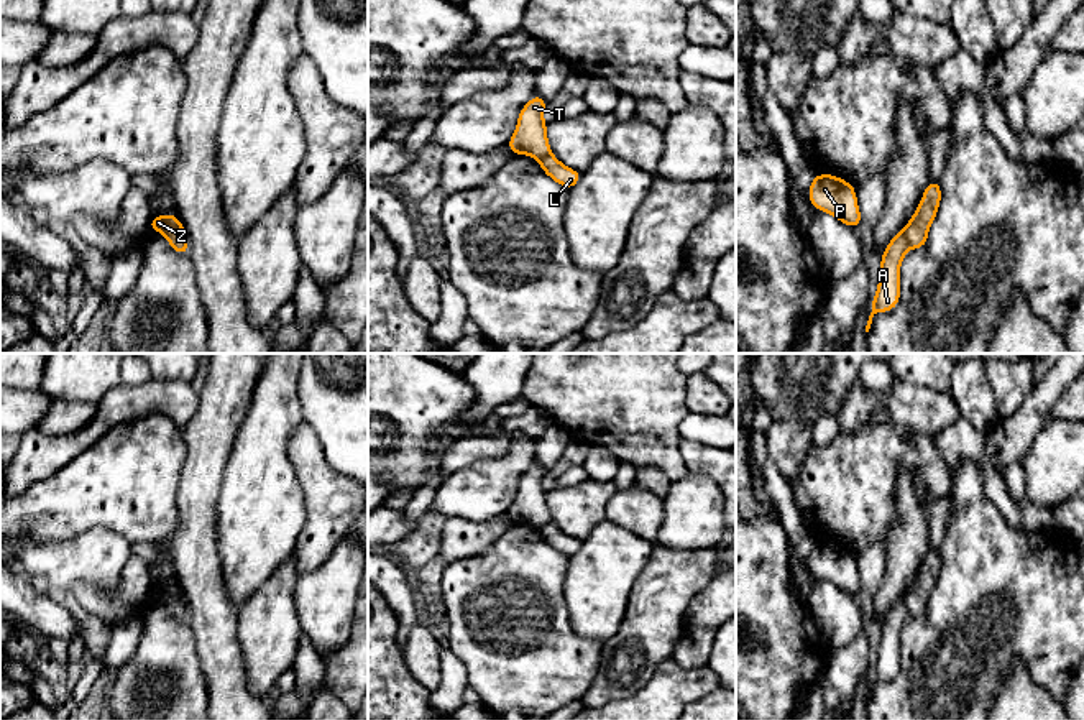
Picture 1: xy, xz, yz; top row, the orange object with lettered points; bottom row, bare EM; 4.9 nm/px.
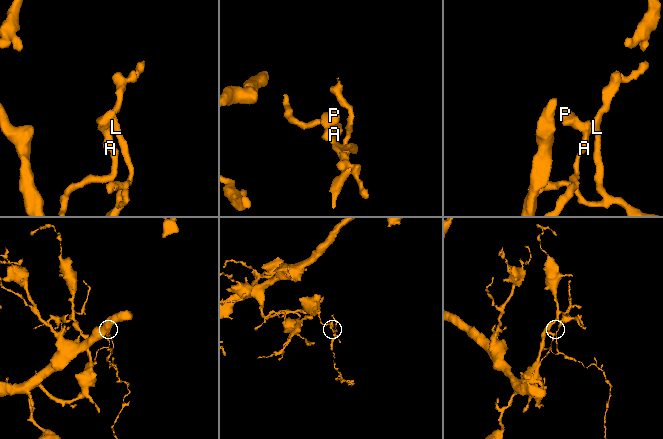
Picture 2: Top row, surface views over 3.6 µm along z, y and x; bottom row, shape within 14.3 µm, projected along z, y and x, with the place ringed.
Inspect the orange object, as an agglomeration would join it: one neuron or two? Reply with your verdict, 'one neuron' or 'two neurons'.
two neurons

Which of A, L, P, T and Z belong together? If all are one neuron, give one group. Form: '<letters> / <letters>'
A P T Z / L

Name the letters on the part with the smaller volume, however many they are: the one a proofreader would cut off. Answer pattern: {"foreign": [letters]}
{"foreign": ["L"]}

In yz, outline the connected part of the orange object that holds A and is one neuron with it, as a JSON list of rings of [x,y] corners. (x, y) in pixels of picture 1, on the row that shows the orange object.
[[[905,228],[900,230],[885,247],[884,255],[880,256],[880,278],[875,298],[870,304],[872,312],[866,332],[869,332],[872,317],[877,312],[890,312],[900,302],[900,265],[908,250],[910,245],[905,237]]]

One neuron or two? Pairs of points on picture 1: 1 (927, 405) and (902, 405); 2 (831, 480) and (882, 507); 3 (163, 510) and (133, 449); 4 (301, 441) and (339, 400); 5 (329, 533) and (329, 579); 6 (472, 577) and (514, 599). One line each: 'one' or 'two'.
1: one
2: one
3: one
4: two
5: two
6: one

